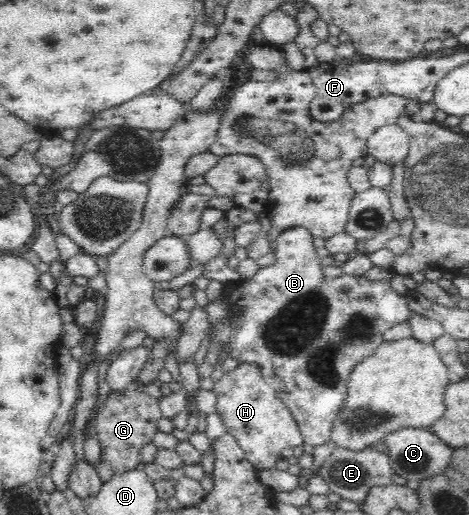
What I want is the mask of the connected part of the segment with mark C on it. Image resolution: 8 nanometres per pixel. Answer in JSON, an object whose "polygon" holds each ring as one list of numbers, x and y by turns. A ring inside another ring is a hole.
{"polygon":[[403,428,387,434,384,444,388,448,388,455,394,474,403,476,407,480,425,480,441,474,451,462,453,448,430,429]]}

